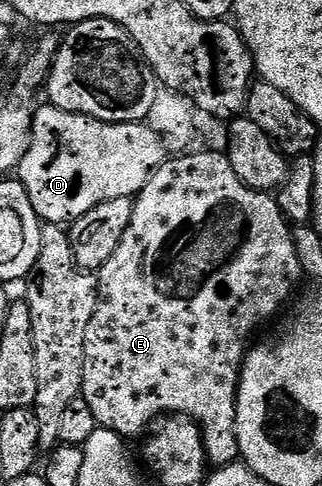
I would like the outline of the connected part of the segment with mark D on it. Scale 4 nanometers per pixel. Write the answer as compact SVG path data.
M45 103L32 119L30 150L22 158L18 179L45 225L70 226L102 202L135 197L165 159L164 142L147 123L104 124Z

